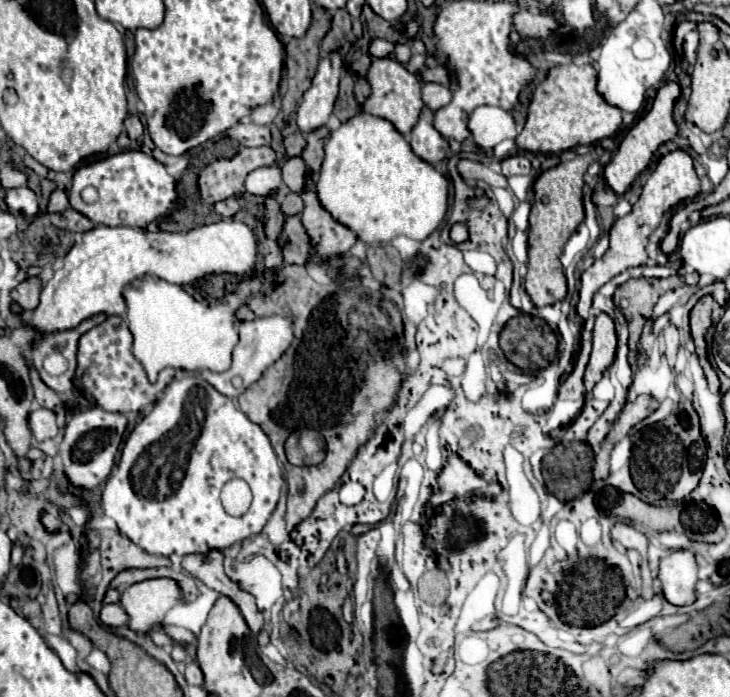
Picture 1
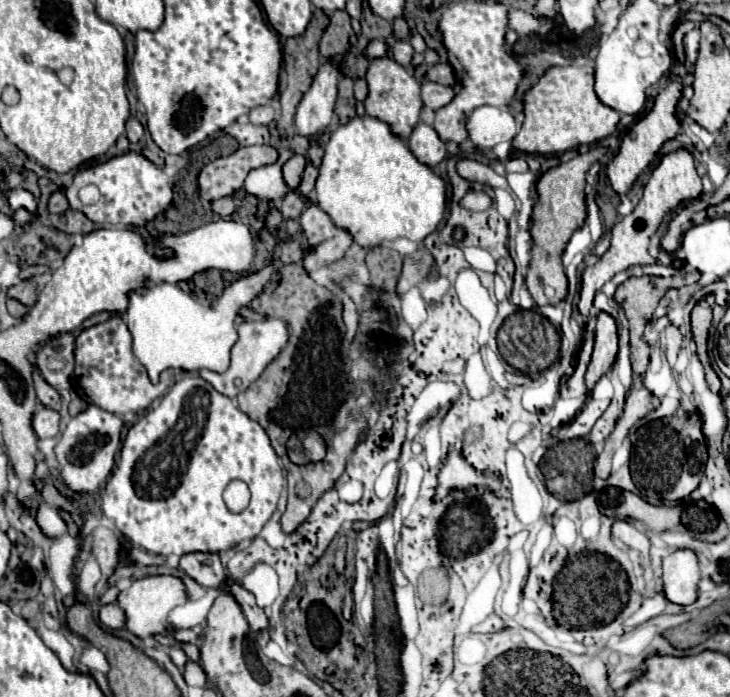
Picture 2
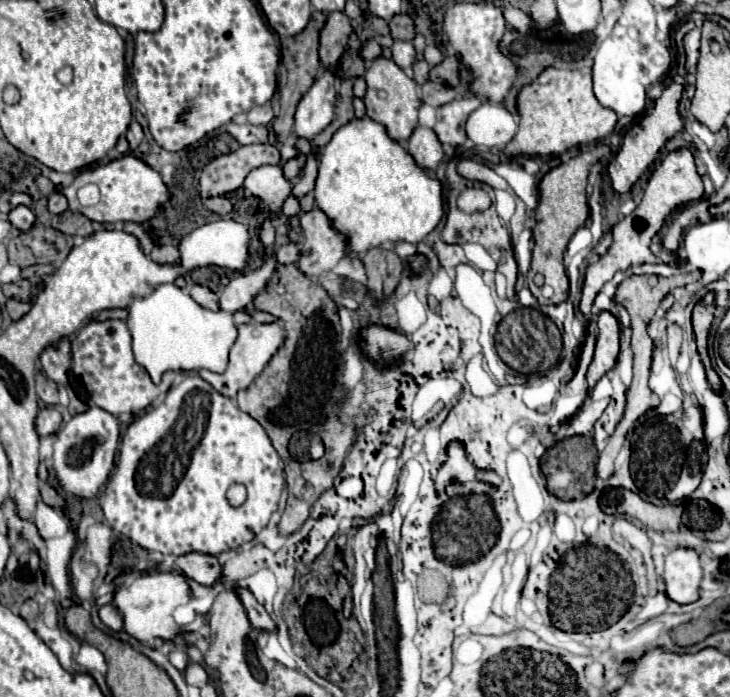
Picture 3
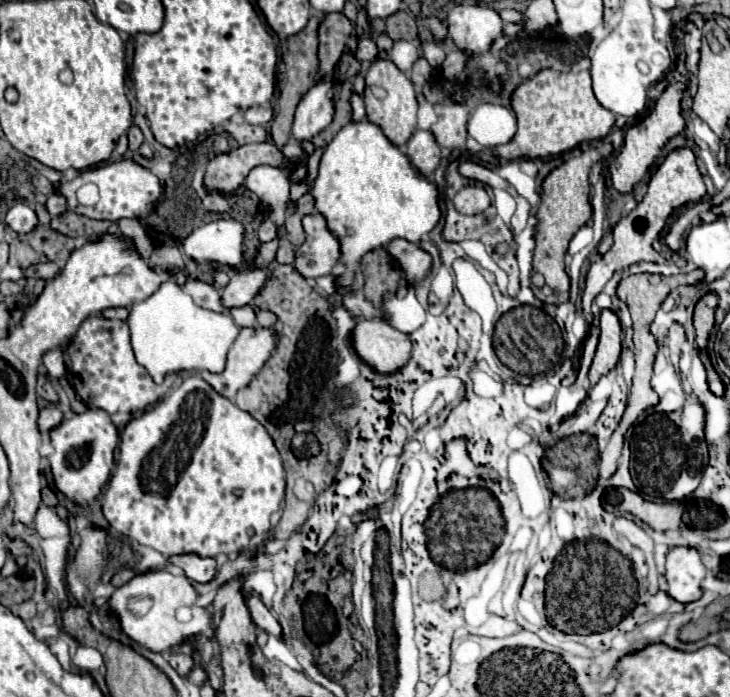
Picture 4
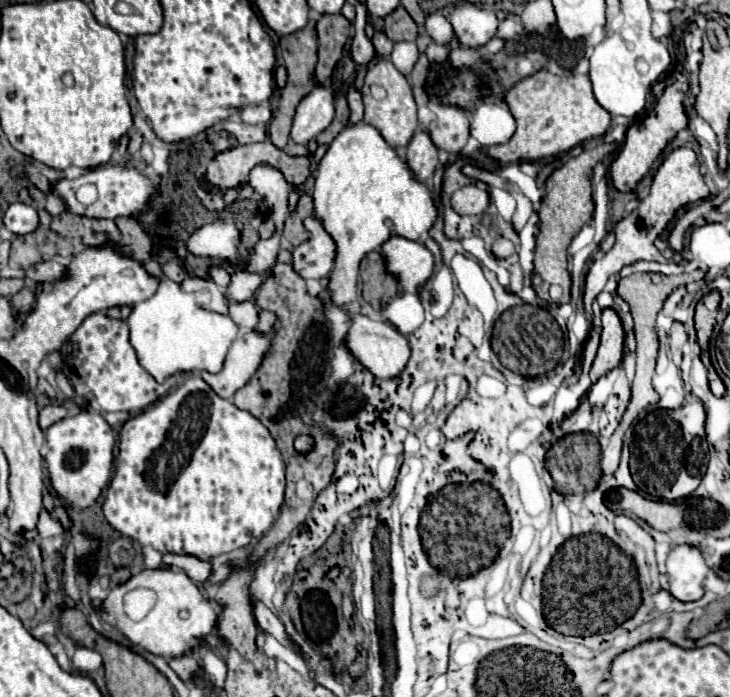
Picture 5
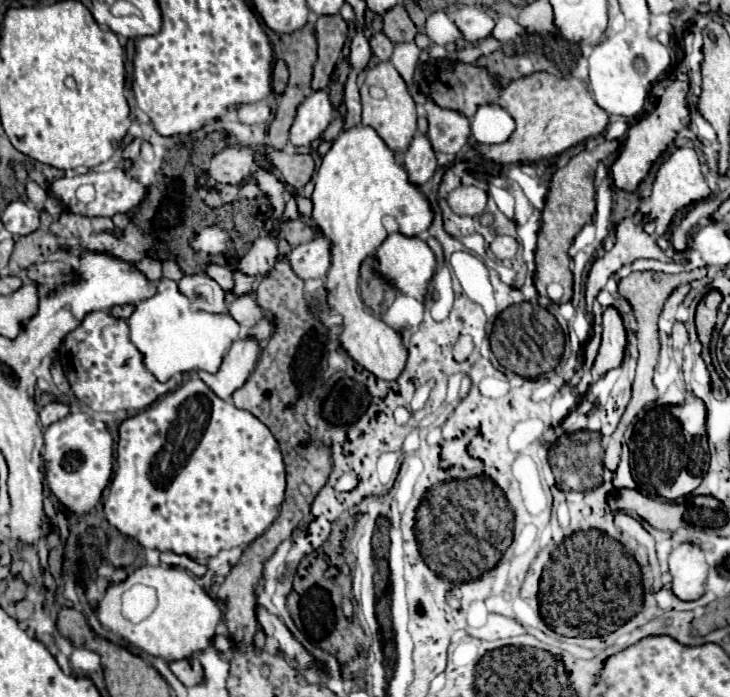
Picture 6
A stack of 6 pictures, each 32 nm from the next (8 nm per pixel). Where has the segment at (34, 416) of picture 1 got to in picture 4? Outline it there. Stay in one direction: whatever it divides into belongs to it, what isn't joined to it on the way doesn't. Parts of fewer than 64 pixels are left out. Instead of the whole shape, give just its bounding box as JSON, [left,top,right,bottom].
[38,404,64,434]

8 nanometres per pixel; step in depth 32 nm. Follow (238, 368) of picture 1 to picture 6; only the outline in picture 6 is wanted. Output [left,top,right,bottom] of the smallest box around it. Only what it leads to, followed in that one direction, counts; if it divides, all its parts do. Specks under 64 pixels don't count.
[198,336,260,400]

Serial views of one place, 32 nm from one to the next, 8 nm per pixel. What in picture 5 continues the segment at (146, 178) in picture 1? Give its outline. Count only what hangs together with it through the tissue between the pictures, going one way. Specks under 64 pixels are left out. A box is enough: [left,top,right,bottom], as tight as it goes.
[52,166,156,220]

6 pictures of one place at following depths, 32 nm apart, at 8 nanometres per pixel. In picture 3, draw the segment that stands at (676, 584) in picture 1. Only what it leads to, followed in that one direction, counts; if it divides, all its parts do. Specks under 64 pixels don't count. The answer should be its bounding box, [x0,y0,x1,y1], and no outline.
[666,548,702,604]

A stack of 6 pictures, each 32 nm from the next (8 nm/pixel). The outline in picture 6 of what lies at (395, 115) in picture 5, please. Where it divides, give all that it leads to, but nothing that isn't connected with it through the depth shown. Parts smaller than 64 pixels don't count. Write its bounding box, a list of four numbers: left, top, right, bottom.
[360,62,416,156]

